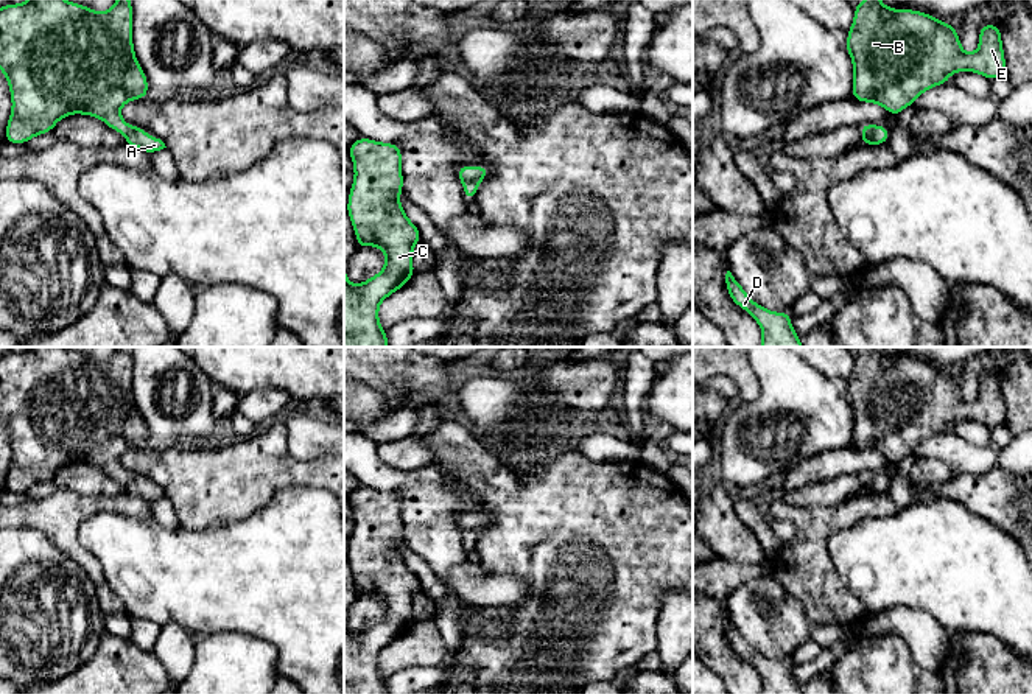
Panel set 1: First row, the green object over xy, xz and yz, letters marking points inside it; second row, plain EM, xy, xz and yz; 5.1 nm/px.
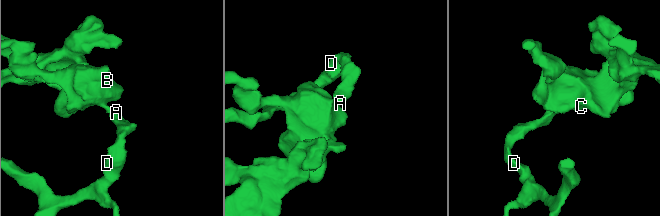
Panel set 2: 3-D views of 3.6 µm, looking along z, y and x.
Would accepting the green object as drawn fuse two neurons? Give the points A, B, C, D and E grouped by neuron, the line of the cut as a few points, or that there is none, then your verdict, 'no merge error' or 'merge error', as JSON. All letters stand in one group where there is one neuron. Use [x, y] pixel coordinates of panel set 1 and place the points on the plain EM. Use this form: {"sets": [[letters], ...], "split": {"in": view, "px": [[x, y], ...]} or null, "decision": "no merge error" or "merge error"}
{"sets": [["A", "B", "C", "D", "E"]], "split": null, "decision": "no merge error"}

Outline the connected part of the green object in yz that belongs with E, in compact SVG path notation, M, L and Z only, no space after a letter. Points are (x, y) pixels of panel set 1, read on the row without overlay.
M867 347L855 355L855 367L848 378L845 398L853 409L851 447L881 453L895 465L904 456L912 454L928 437L948 433L951 422L974 420L988 429L1006 423L999 373L982 370L979 397L968 403L962 398L960 386L953 372L943 372L931 363L914 358L889 356L879 347Z

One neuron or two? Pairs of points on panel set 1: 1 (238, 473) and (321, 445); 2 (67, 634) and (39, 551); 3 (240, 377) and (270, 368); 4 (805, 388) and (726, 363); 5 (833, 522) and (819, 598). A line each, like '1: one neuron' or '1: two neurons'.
1: two neurons
2: one neuron
3: one neuron
4: two neurons
5: one neuron

